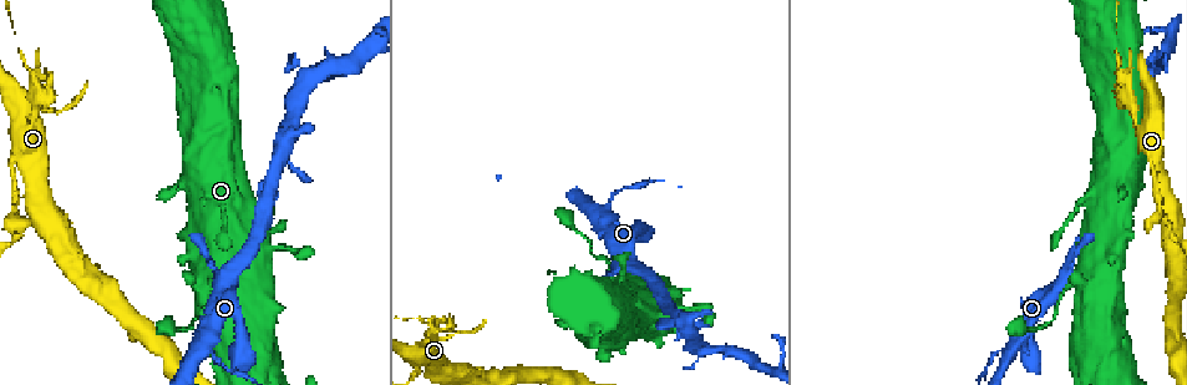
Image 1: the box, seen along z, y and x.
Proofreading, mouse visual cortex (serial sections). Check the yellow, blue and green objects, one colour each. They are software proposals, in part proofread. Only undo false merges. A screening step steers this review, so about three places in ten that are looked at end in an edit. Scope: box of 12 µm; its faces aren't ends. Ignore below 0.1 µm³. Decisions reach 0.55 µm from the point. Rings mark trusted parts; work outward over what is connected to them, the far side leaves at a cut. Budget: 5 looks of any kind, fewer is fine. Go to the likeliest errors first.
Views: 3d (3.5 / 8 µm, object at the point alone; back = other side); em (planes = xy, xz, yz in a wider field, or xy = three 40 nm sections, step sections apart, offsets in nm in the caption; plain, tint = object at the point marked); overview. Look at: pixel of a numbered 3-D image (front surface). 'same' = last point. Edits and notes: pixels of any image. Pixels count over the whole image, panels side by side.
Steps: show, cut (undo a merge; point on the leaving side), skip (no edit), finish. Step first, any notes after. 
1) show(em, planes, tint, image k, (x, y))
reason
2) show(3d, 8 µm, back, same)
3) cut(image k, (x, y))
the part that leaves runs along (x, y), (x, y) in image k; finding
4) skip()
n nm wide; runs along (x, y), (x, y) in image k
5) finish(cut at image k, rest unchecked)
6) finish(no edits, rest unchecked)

show(3d, 3.5 µm, image 1, (612, 192))
sudden change in width

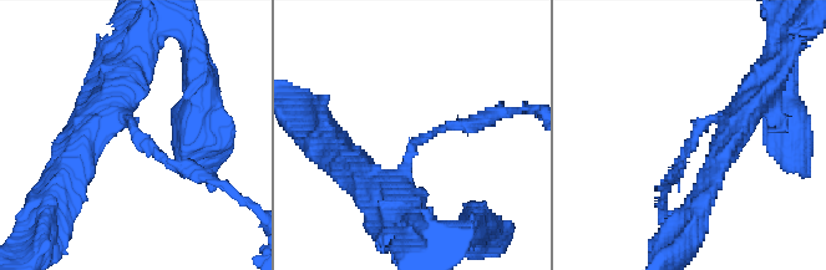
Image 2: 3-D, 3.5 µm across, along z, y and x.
show(em, xy, step 1, tint, image 2, (692, 132))
arms of 100, 350 nm; now the EM

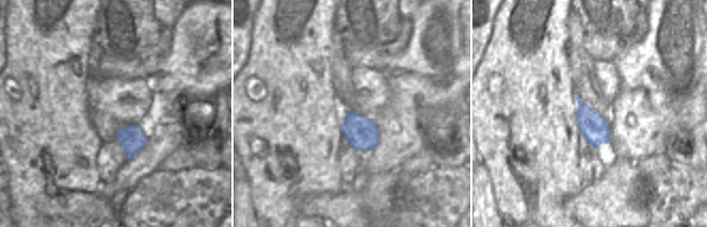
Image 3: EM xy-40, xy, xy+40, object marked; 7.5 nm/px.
cut(image 2, (460, 123))
two cells meet here

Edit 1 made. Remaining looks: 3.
show(3d, 8 µm, image 1, (425, 318))
calibre changes

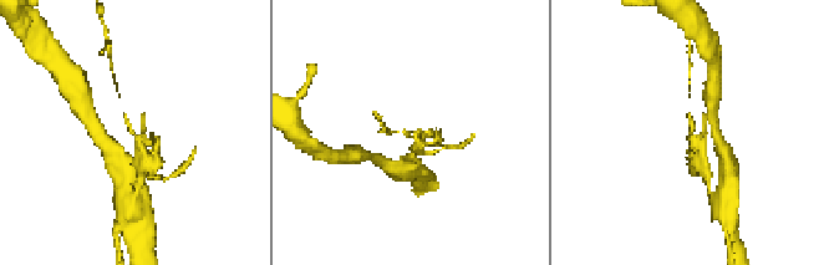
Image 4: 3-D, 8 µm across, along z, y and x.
show(em, xy, step 2, tint, image 4, (128, 131))
arms of 100, 300 nm

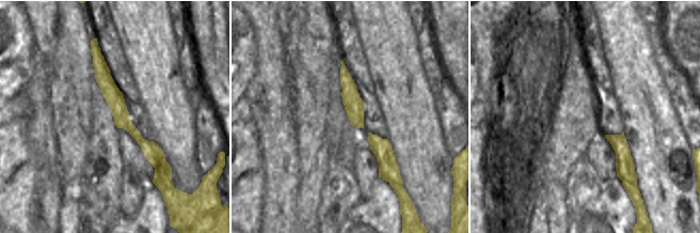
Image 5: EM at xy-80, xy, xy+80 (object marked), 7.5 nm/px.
skip()
runs along (94, 52), (157, 172) in image 5; all the same cell

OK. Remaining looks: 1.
finish(cut at image 2, rest unchecked)

